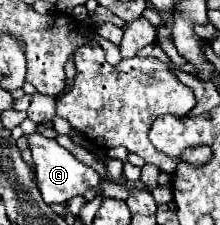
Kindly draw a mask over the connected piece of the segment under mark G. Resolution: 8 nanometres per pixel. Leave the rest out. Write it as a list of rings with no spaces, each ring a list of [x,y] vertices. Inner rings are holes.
[[[38,130],[34,134],[28,134],[28,146],[32,152],[32,160],[36,164],[36,178],[38,178],[38,188],[42,192],[42,198],[46,204],[64,204],[68,198],[84,194],[88,188],[96,186],[100,182],[100,176],[84,166],[82,162],[78,162],[68,150],[64,150],[56,140],[48,140],[44,138]]]

